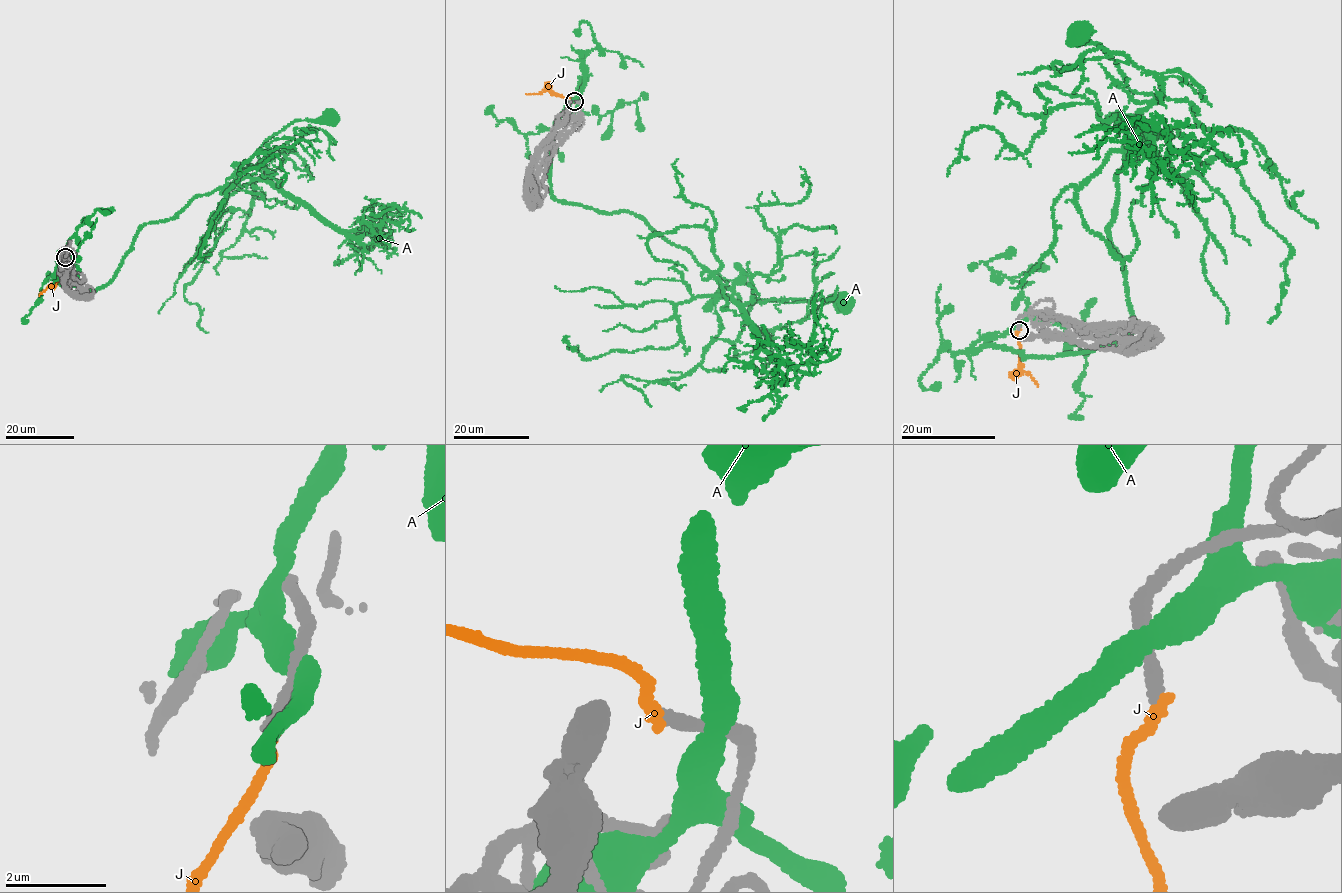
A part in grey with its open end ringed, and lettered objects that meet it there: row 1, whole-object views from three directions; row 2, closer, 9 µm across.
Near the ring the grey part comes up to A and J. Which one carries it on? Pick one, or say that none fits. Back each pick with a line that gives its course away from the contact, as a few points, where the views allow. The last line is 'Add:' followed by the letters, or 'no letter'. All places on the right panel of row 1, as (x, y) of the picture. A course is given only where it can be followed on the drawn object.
Add: no letter

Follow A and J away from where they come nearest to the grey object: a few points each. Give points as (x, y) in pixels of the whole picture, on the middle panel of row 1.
A: (578, 102), (583, 66), (552, 195), (635, 213), (733, 281), (745, 320), (759, 299), (846, 302)
J: (575, 102), (570, 97), (548, 90), (525, 94)

